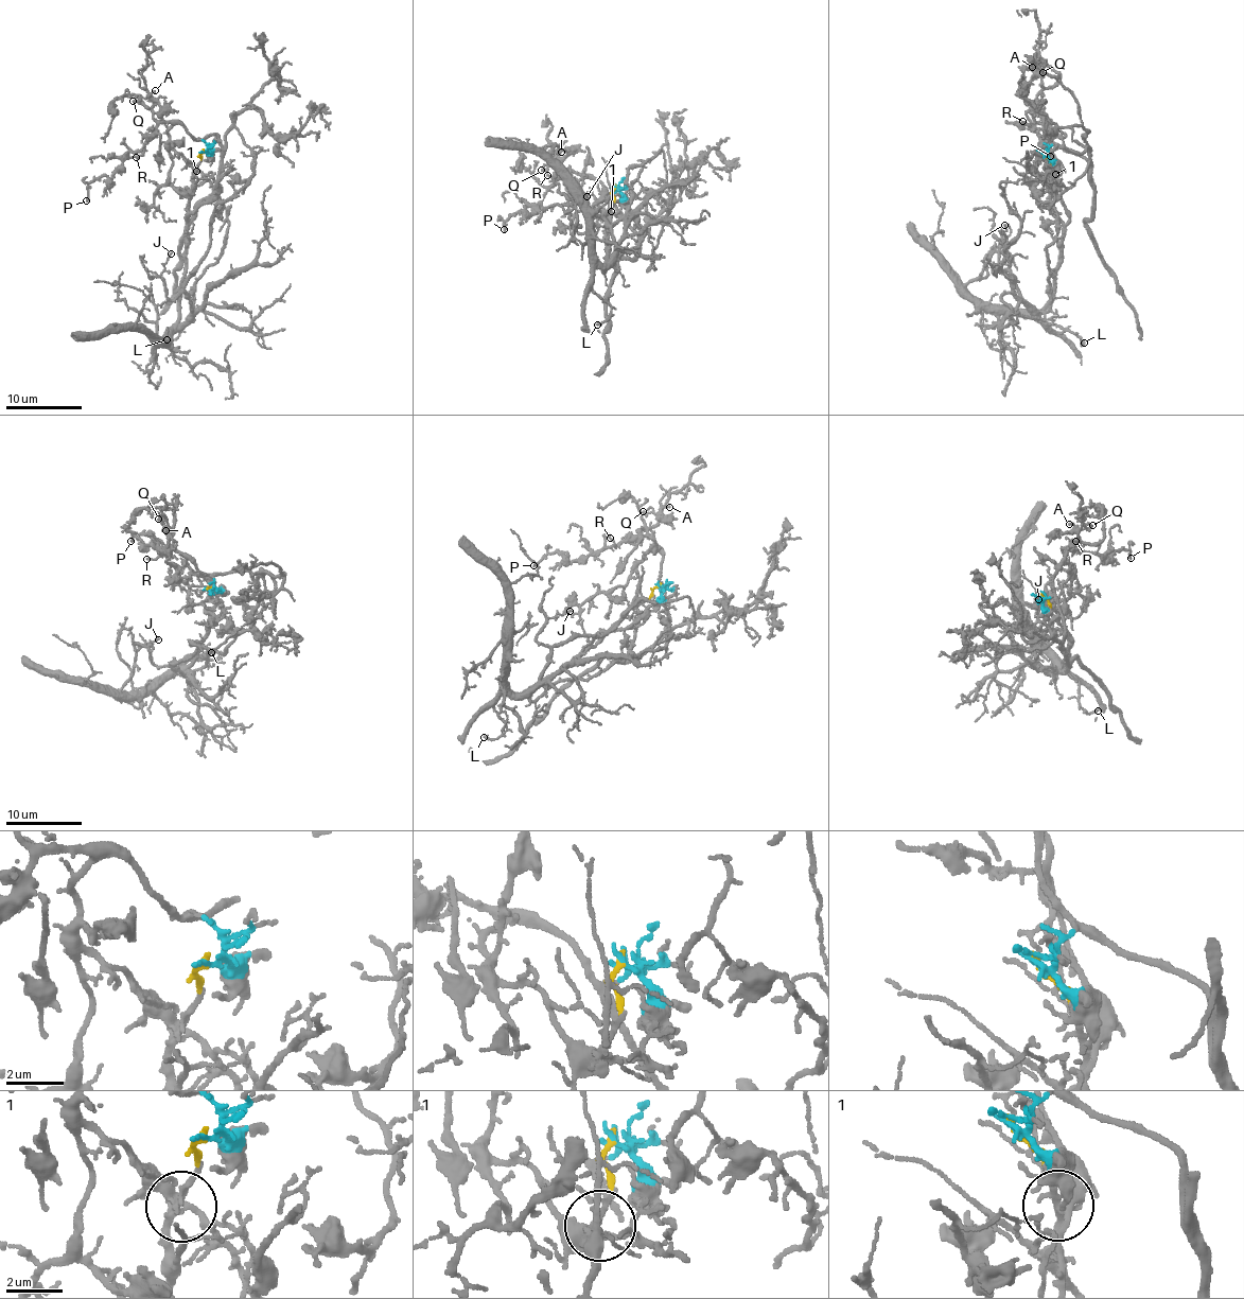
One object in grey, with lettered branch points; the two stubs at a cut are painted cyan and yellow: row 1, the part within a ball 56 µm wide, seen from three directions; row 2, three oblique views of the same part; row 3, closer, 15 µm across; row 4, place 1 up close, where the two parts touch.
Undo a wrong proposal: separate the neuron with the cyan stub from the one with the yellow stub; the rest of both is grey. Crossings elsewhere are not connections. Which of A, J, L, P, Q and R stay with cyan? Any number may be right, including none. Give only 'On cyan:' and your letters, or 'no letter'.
On cyan: A, P, Q, R

